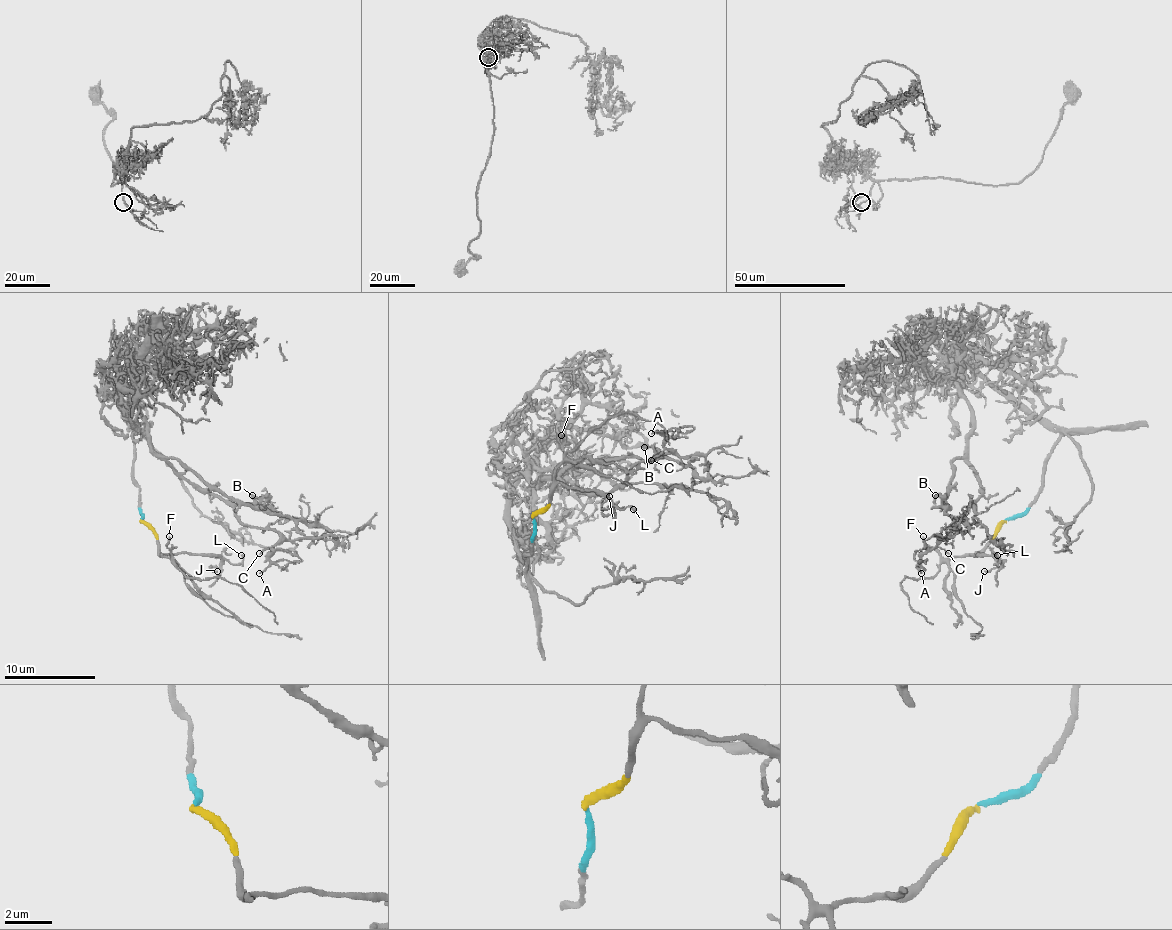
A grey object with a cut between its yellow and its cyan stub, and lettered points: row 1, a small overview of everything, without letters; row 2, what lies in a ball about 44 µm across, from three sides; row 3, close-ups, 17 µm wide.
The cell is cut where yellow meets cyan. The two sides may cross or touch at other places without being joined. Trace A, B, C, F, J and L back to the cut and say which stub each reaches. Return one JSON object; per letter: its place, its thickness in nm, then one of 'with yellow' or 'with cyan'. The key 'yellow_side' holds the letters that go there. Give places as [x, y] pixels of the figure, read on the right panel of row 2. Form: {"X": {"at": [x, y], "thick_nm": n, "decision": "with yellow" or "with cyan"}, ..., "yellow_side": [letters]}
{"A": {"at": [921, 573], "thick_nm": 110, "decision": "with cyan"}, "B": {"at": [935, 495], "thick_nm": 170, "decision": "with cyan"}, "C": {"at": [948, 553], "thick_nm": 140, "decision": "with cyan"}, "F": {"at": [923, 536], "thick_nm": 180, "decision": "with yellow"}, "J": {"at": [984, 571], "thick_nm": 110, "decision": "with yellow"}, "L": {"at": [997, 555], "thick_nm": 150, "decision": "with yellow"}, "yellow_side": ["F", "J", "L"]}

